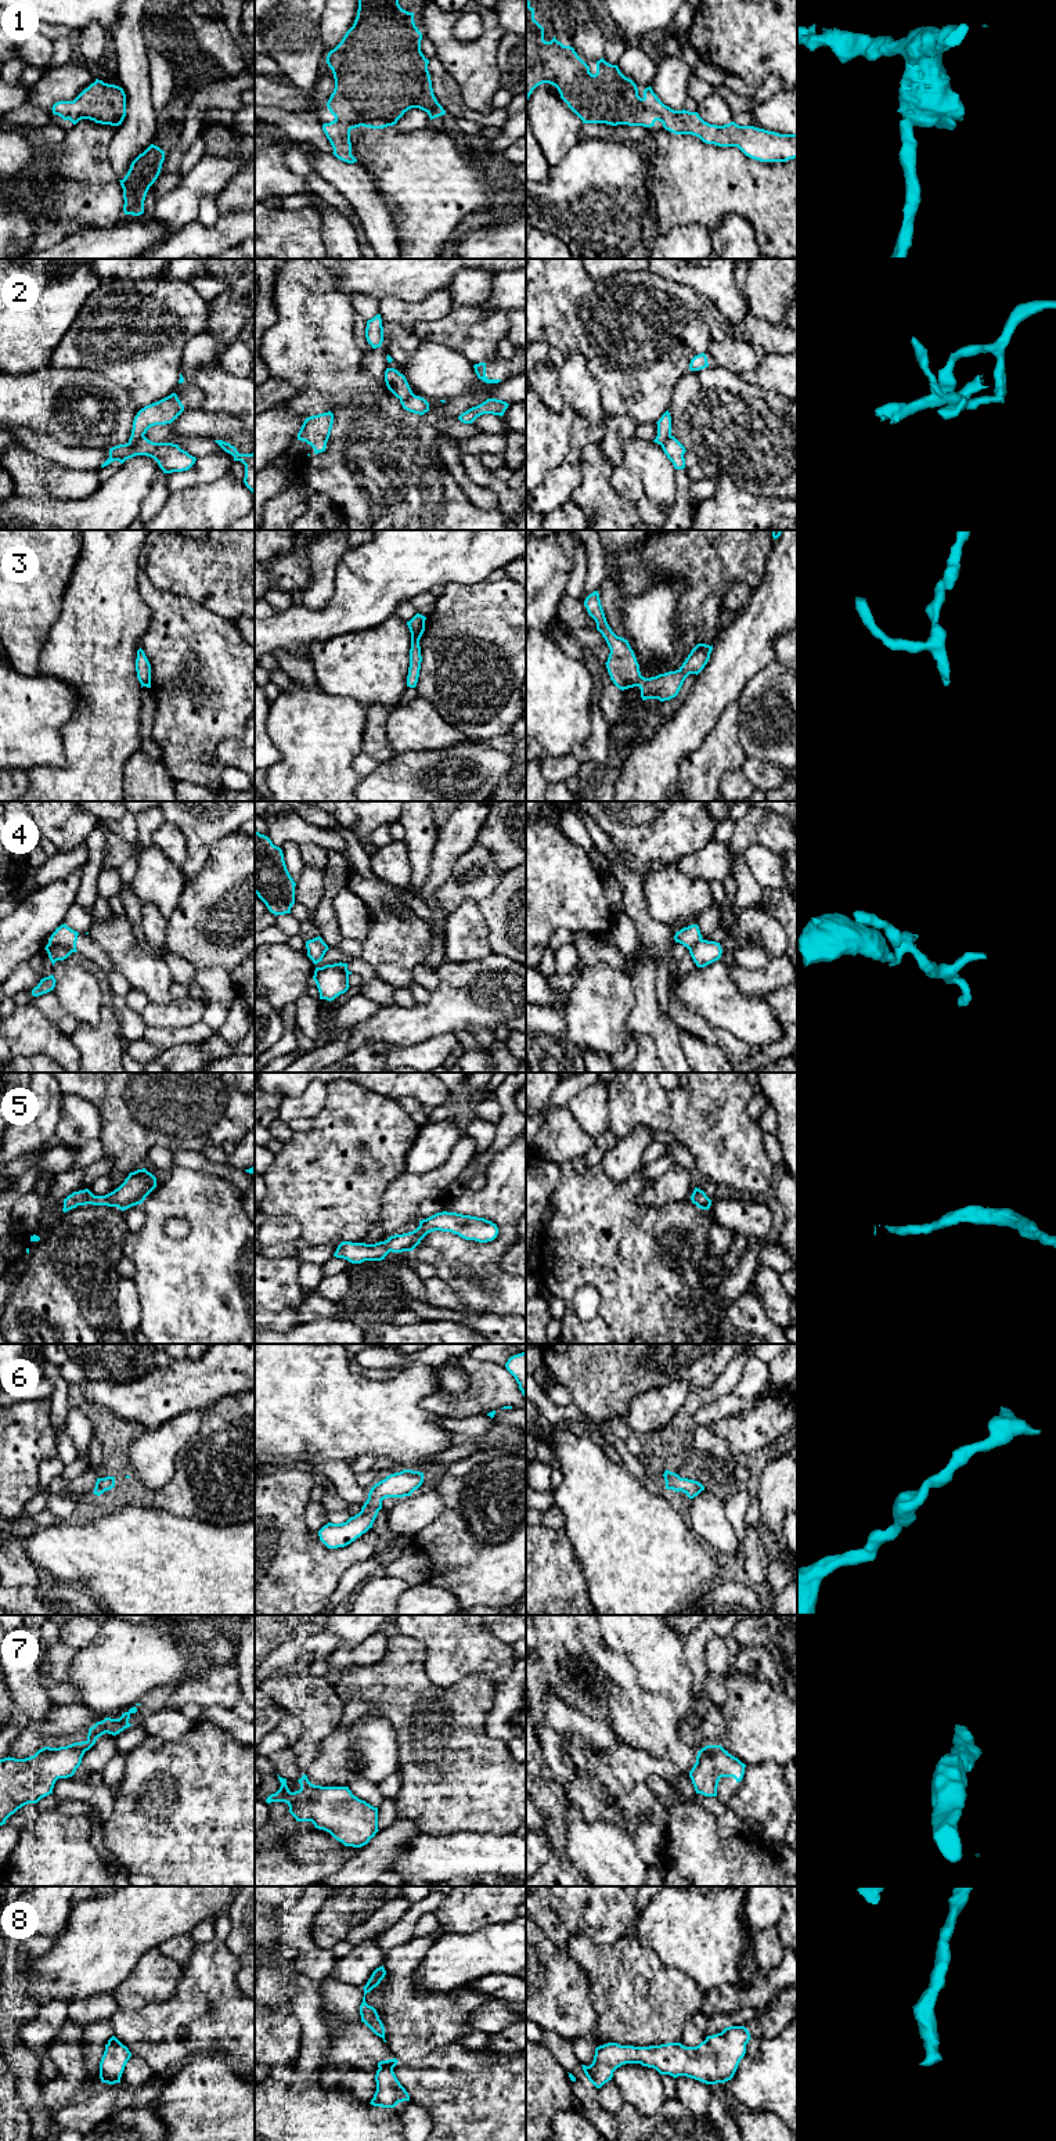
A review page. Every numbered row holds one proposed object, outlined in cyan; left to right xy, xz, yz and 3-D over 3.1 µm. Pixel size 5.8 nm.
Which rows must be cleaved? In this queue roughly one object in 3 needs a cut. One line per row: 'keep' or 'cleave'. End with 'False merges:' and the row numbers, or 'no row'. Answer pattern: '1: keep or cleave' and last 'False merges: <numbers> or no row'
1: keep
2: cleave
3: keep
4: cleave
5: keep
6: keep
7: keep
8: keep
False merges: 2, 4

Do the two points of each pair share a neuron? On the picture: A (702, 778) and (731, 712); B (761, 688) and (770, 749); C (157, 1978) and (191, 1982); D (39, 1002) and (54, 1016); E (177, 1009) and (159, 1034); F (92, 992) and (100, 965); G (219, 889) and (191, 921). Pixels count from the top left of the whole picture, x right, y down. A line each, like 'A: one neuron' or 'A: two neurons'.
A: one neuron
B: one neuron
C: two neurons
D: one neuron
E: two neurons
F: two neurons
G: one neuron

